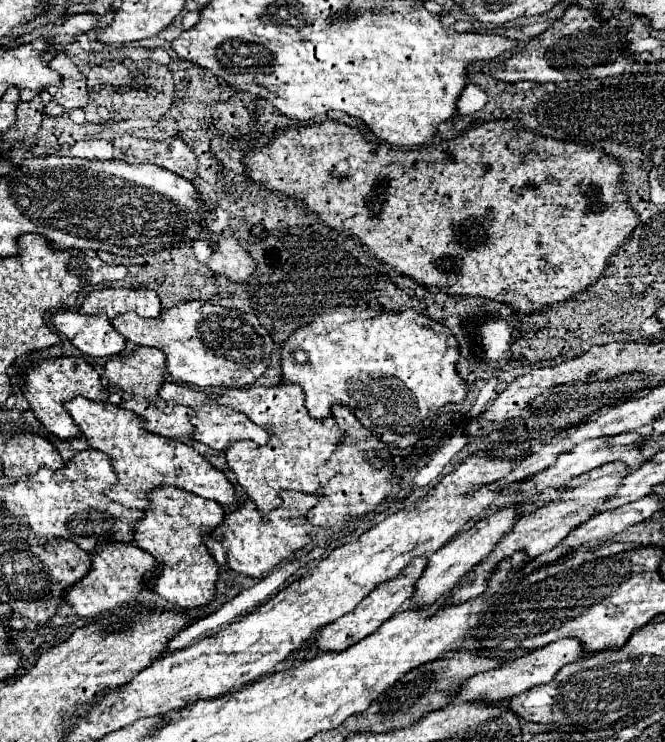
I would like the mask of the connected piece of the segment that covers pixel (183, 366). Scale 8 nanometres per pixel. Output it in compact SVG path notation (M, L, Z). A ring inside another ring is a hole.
M198 300L172 306L158 318L140 318L138 314L128 312L116 316L112 326L136 346L162 350L166 354L168 374L174 378L174 382L186 382L200 388L252 386L268 370L274 350L270 332L258 322L254 314L244 314Z

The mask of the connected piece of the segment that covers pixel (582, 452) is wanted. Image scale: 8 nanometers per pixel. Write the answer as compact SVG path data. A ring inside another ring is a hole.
M600 436L600 438L594 438L594 440L586 440L586 442L580 442L574 450L566 452L566 454L560 454L556 464L552 464L550 468L530 476L528 480L524 480L524 484L518 488L520 496L516 498L516 502L524 502L524 500L532 500L536 498L534 494L538 492L548 492L548 490L556 490L560 486L568 486L572 480L570 478L576 478L584 472L590 472L592 468L598 468L602 464L608 464L608 462L616 462L616 460L624 460L626 464L630 464L632 470L638 470L642 464L646 464L646 460L642 460L642 452L638 452L638 442L632 444L632 446L618 446L618 444L610 444L612 436Z

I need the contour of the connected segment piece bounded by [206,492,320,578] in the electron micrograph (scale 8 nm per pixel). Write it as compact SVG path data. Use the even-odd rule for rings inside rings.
M284 492L282 494L282 506L270 512L270 516L262 518L254 506L240 504L236 510L226 514L224 522L220 524L222 540L208 540L206 546L210 548L216 562L221 567L230 568L238 574L250 576L250 578L262 578L270 574L276 566L286 562L286 558L294 558L298 550L308 546L312 542L308 528L306 528L306 514L318 504L316 494L296 494L296 492Z

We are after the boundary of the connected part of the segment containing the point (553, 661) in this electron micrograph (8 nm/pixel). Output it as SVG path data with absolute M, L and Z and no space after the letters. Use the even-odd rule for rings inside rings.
M562 638L562 640L556 640L544 648L538 648L538 650L532 650L520 658L514 658L514 660L508 660L506 664L502 664L500 668L494 668L490 672L482 672L478 676L472 676L460 690L458 698L464 700L464 702L474 702L474 700L502 700L502 698L512 698L516 694L522 694L534 686L540 686L540 684L548 684L562 666L578 660L586 656L586 650L582 646L582 642L578 638Z

